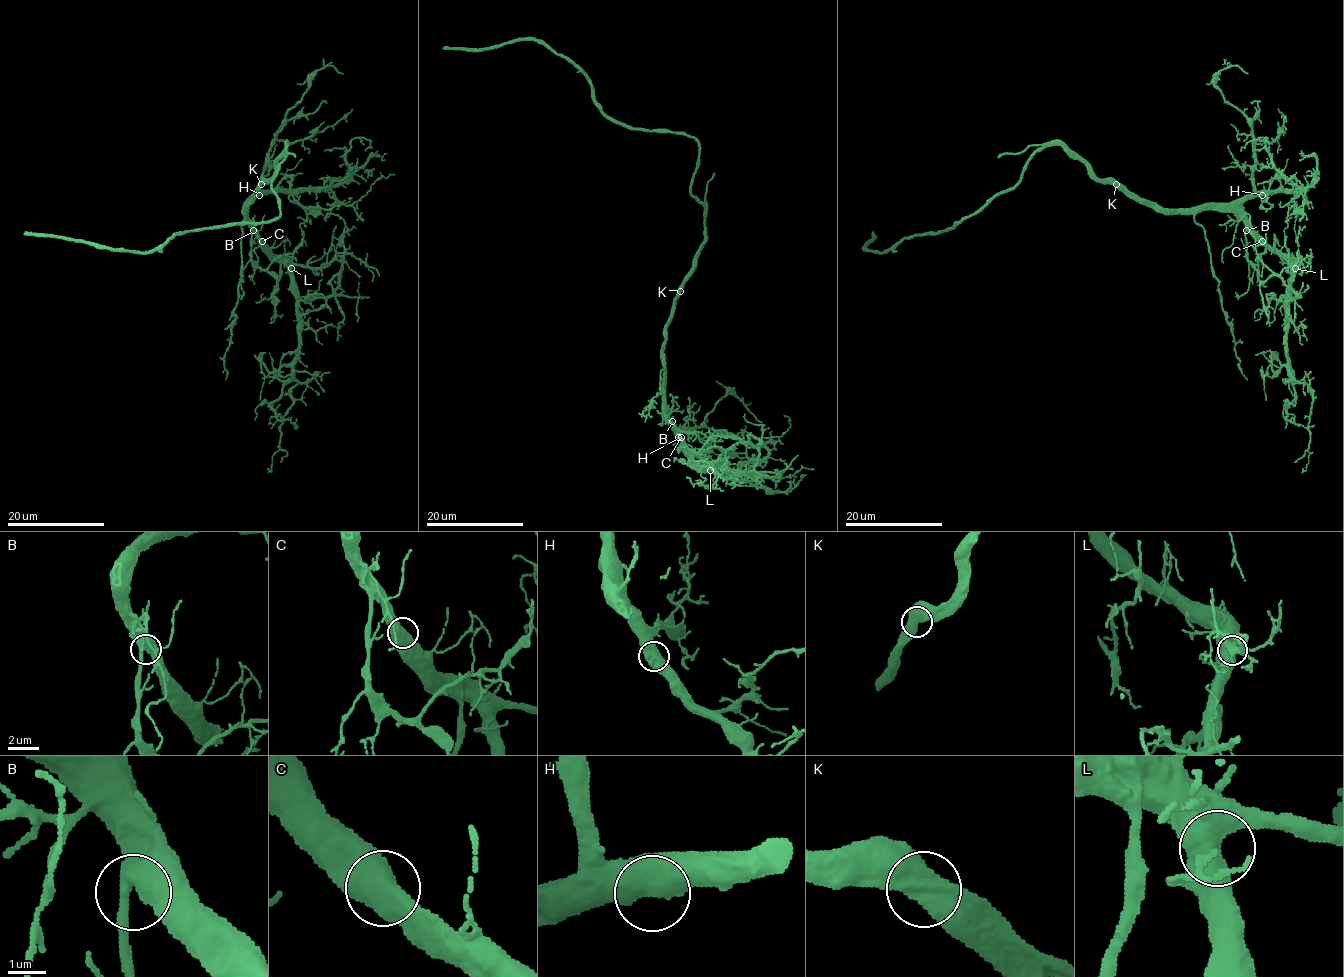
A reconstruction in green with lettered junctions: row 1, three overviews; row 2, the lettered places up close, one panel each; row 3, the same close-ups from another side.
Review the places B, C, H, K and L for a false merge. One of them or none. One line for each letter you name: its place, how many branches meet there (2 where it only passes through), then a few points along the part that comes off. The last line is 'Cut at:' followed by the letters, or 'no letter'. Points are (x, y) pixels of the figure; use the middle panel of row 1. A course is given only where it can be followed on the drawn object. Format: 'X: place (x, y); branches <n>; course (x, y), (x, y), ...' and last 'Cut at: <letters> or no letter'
Cut at: no letter

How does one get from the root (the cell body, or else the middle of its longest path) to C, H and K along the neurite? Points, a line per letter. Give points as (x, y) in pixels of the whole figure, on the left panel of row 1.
C: (274, 172), (257, 189), (245, 210), (247, 223), (262, 241)
H: (274, 172), (257, 189), (245, 208), (259, 195)
K: (274, 172), (261, 184)

